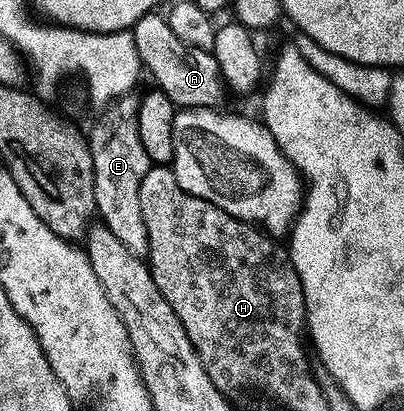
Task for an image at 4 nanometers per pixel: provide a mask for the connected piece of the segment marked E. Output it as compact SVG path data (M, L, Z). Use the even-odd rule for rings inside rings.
M125 95L103 106L100 118L92 125L92 134L87 134L88 150L94 159L94 199L99 220L132 253L147 254L148 236L142 219L140 188L142 179L150 167L146 147L138 135L138 111L140 97Z

